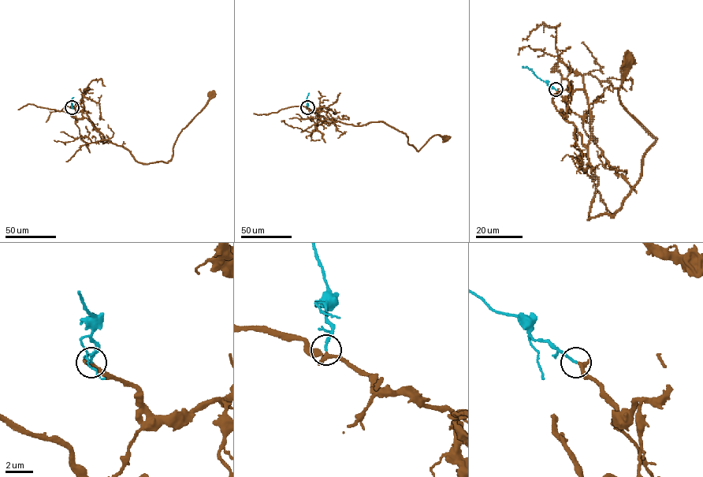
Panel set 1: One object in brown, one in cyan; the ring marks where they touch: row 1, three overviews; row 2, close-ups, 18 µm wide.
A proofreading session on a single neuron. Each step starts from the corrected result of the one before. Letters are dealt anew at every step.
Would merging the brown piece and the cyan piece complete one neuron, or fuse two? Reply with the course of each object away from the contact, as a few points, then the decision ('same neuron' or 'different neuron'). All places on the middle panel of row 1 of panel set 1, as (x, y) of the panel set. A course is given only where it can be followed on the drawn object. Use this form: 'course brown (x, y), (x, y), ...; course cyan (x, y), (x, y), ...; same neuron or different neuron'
course brown (307, 107), (352, 125), (384, 121), (407, 136), (417, 150), (434, 136), (446, 138); course cyan (307, 107), (309, 93); same neuron

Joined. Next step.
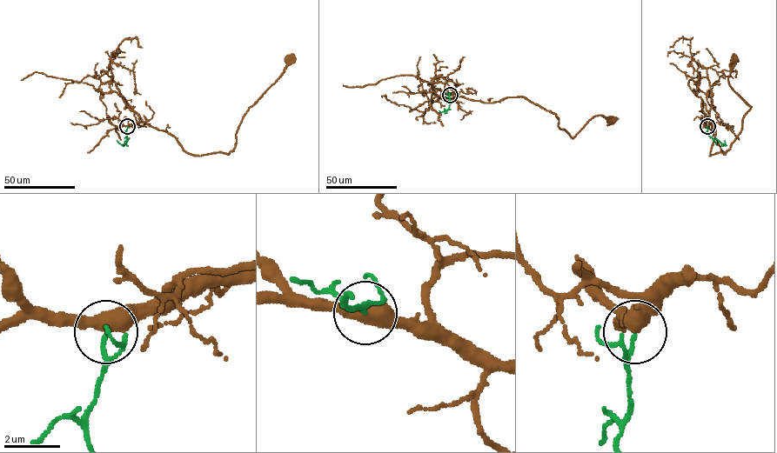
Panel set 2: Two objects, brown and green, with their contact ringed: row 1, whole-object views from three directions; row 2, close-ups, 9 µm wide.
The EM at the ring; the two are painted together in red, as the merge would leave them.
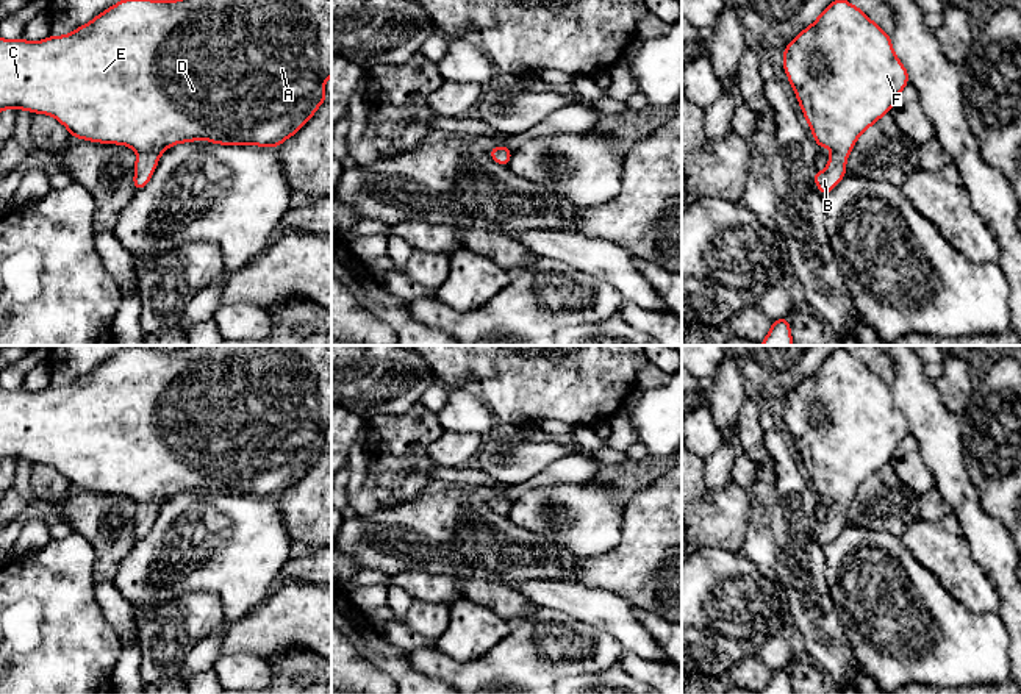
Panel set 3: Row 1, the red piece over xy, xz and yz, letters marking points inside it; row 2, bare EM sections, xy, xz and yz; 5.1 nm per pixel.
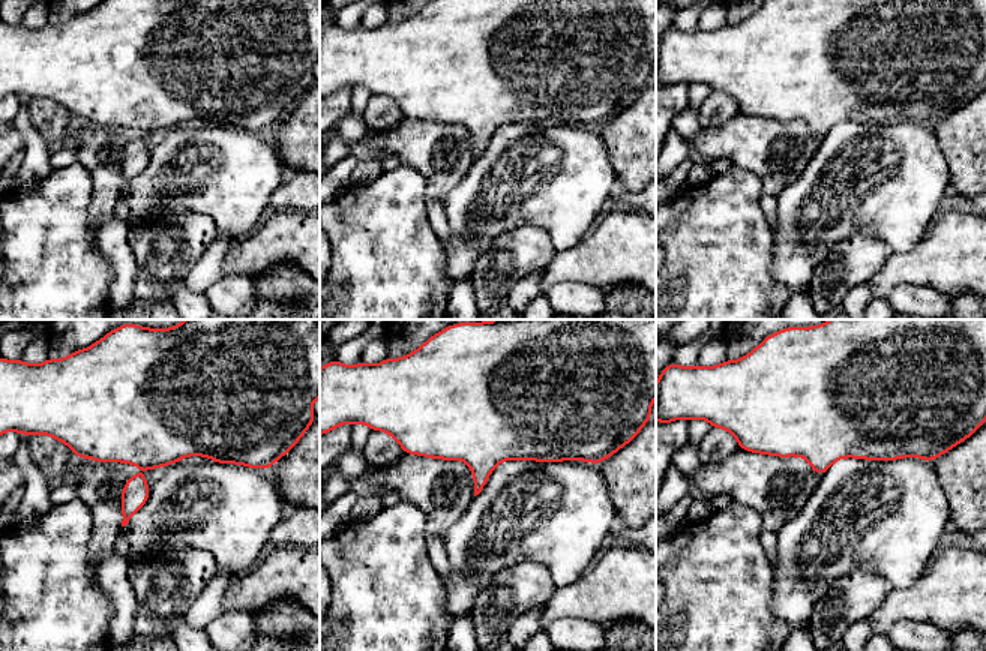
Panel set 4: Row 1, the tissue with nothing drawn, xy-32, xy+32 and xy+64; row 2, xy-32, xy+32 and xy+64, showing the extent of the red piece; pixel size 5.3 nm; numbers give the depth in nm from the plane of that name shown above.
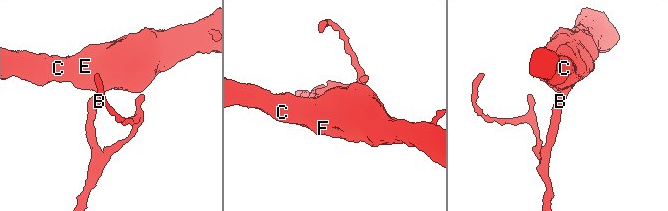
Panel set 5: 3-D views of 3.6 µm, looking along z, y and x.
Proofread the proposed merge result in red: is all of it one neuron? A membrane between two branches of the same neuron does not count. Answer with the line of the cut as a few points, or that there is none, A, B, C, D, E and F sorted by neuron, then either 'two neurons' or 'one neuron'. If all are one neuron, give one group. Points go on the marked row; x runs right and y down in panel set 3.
no cut; A B C D E F; one neuron

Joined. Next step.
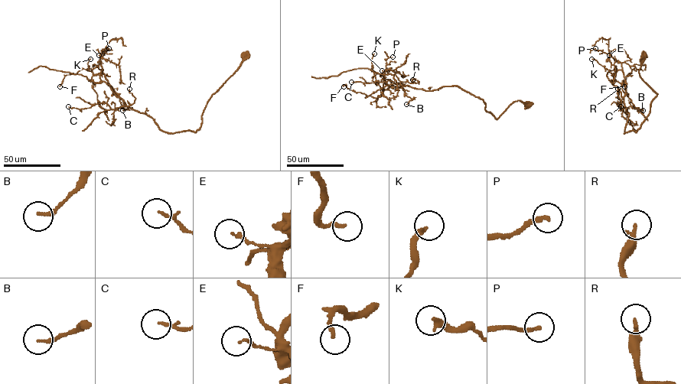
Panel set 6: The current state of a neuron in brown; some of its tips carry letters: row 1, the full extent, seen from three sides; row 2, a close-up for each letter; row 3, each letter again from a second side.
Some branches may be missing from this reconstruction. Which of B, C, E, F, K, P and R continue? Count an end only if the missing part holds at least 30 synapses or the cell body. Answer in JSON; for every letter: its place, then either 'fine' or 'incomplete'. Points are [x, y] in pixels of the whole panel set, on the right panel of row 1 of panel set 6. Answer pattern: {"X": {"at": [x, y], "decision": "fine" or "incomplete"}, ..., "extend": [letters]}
{"B": {"at": [643, 110], "decision": "fine"}, "C": {"at": [620, 106], "decision": "fine"}, "E": {"at": [609, 55], "decision": "fine"}, "F": {"at": [624, 86], "decision": "fine"}, "K": {"at": [591, 59], "decision": "fine"}, "P": {"at": [595, 48], "decision": "fine"}, "R": {"at": [617, 89], "decision": "fine"}, "extend": []}

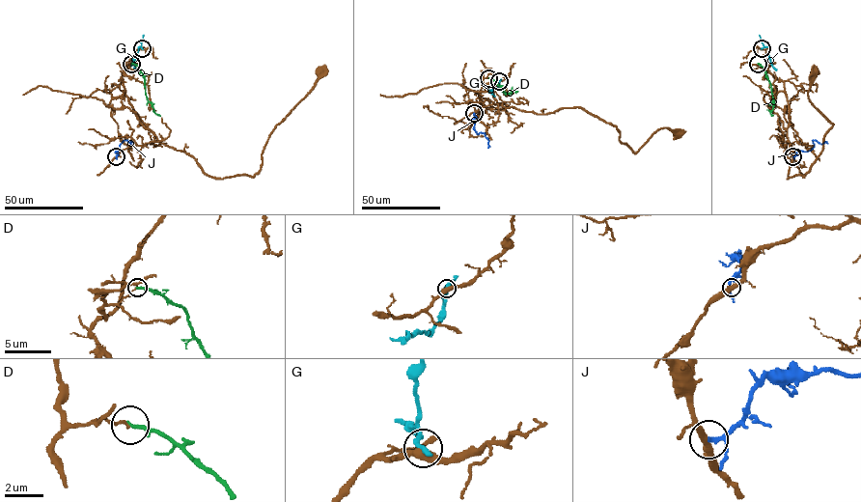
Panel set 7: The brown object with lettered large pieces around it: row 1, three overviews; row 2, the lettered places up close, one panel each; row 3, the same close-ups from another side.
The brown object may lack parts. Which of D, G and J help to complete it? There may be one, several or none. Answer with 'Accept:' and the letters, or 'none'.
Accept: J

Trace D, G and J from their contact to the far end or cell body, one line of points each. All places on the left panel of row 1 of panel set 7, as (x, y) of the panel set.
D: (131, 63), (140, 68), (147, 99), (159, 116)
G: (142, 48), (139, 47), (133, 62), (137, 70)
J: (117, 156), (116, 151), (123, 141), (130, 143)

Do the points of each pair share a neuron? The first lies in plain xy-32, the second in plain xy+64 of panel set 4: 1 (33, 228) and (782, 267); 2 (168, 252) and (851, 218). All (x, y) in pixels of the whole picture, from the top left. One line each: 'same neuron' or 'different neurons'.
1: different neurons
2: different neurons

